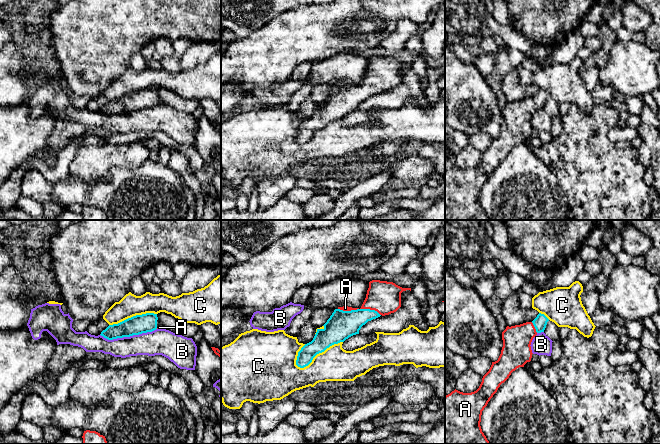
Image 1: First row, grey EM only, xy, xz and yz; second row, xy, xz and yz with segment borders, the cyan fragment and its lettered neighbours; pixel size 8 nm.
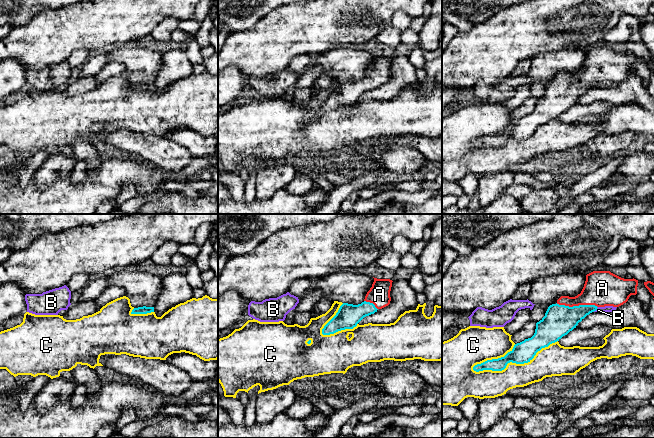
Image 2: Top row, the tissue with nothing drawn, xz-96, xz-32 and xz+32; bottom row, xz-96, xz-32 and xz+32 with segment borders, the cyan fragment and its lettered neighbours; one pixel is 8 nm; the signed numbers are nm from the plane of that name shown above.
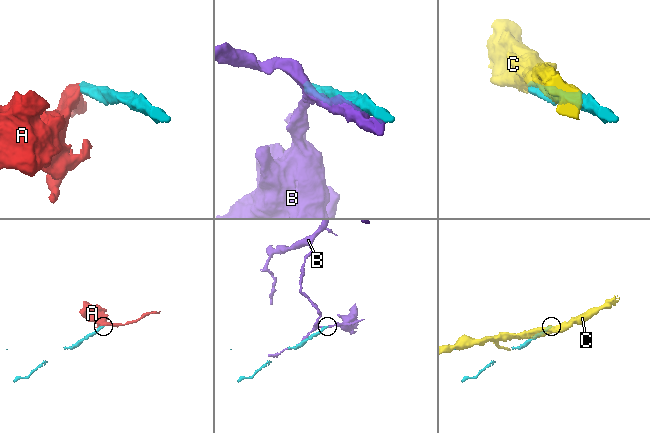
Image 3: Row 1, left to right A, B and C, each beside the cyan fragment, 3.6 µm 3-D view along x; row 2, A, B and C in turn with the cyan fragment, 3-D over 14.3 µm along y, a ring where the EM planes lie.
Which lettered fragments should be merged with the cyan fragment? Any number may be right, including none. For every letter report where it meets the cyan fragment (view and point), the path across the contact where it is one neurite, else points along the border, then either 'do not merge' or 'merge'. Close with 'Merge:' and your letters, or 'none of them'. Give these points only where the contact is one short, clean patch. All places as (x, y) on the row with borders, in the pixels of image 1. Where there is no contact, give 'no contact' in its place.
A: xz (348, 311) | across xz (341, 325), (348, 318), (348, 311), (345, 308) | merge
B: xy (128, 336) | do not merge
C: xz (318, 353) | do not merge
Merge: A

